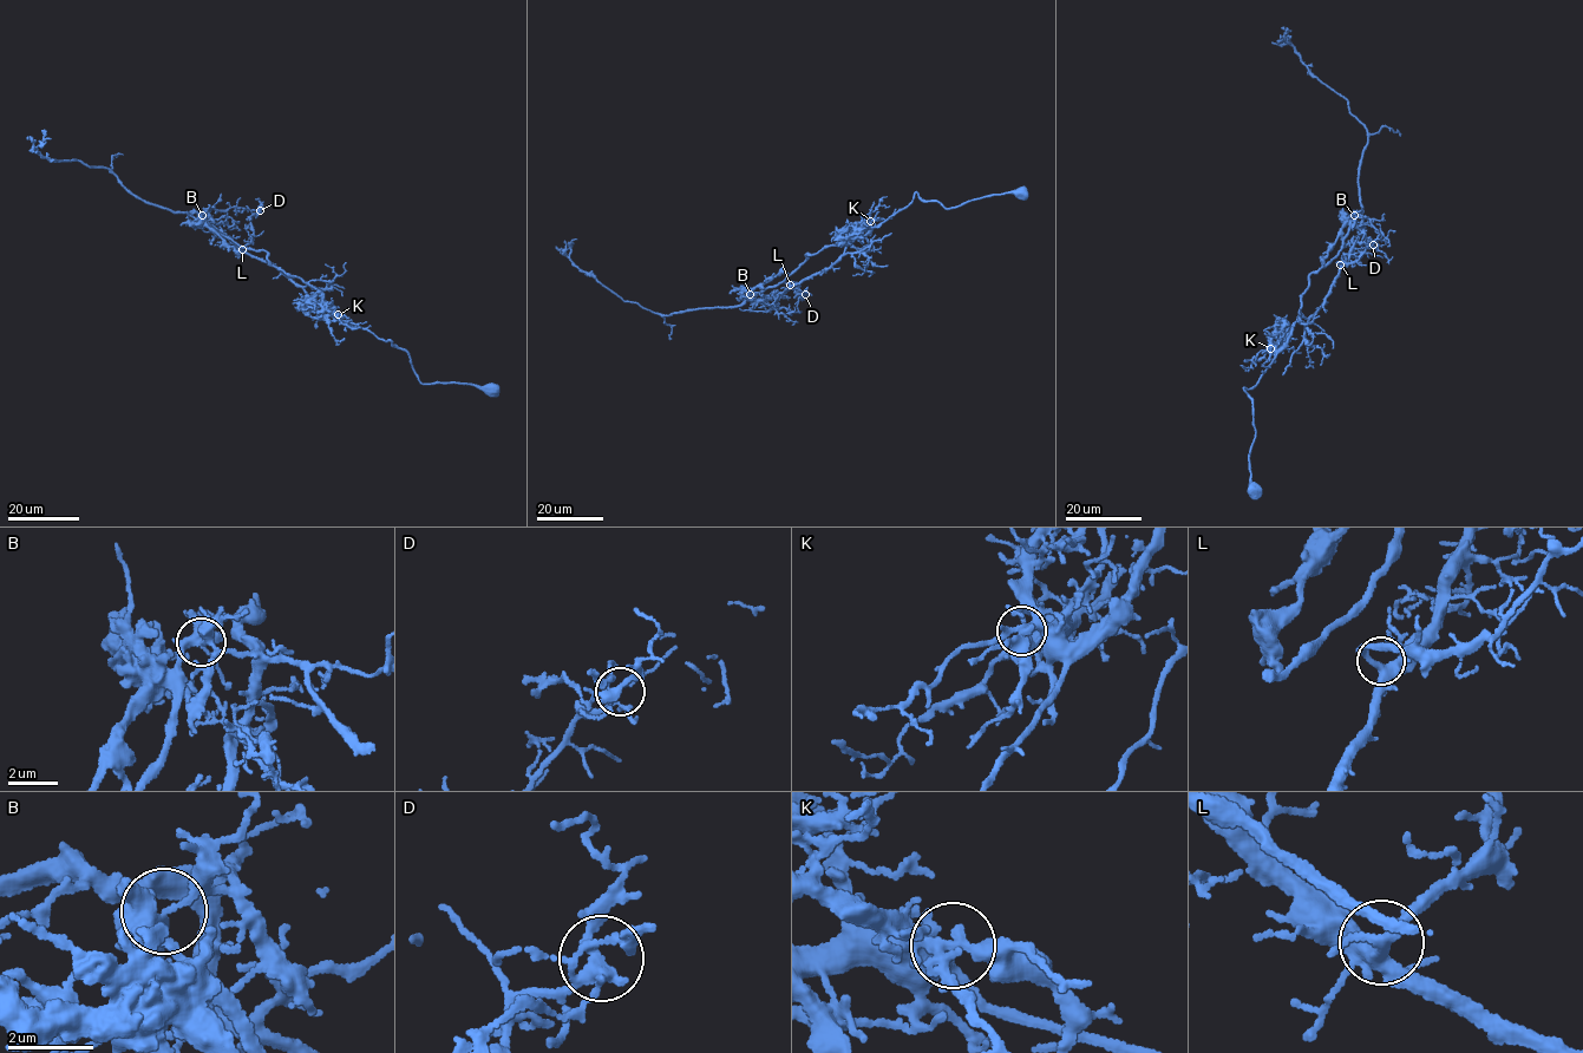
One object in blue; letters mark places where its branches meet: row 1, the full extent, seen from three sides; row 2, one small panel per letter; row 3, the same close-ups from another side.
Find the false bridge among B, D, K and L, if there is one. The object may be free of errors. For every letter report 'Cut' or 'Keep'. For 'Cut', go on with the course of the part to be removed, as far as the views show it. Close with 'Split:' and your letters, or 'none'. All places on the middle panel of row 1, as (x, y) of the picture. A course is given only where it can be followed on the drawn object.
B: Cut. Course of the part to remove: (750, 294), (754, 300), (738, 306), (656, 313), (622, 300), (582, 272), (570, 259), (570, 244)
D: Keep
K: Keep
L: Keep
Split: B

